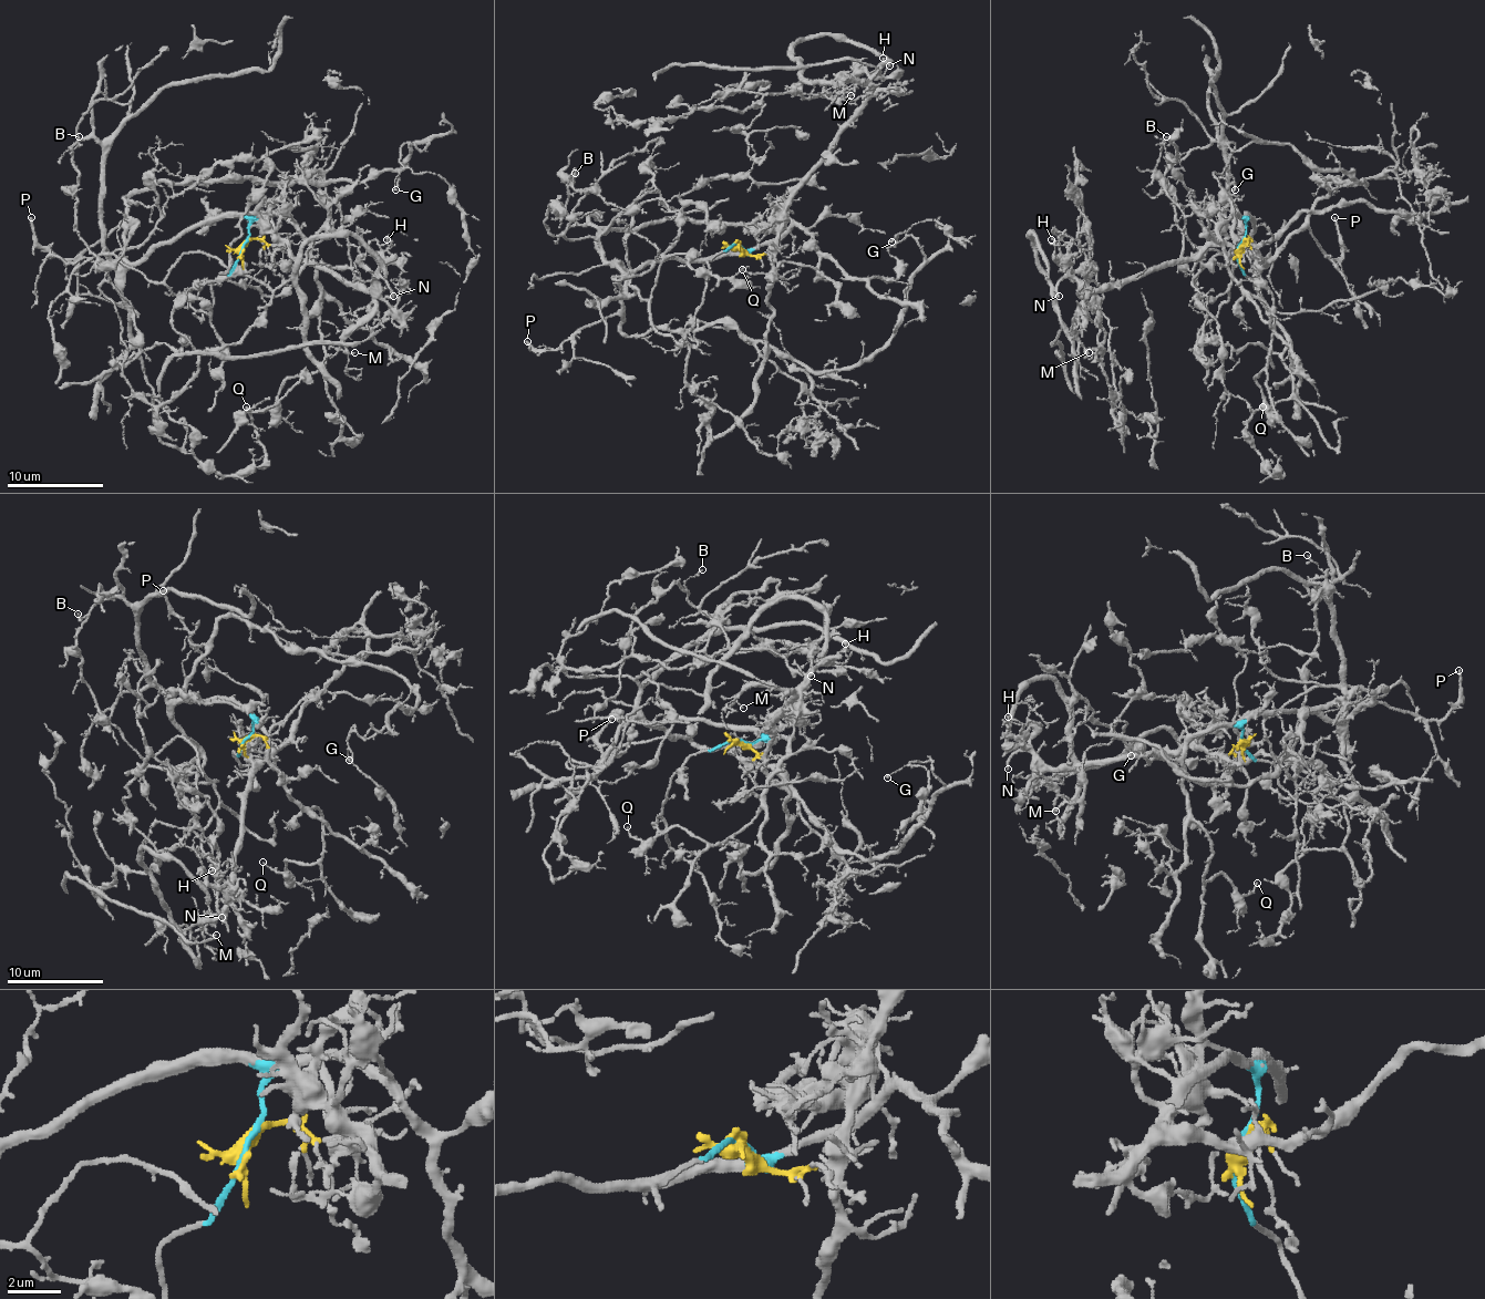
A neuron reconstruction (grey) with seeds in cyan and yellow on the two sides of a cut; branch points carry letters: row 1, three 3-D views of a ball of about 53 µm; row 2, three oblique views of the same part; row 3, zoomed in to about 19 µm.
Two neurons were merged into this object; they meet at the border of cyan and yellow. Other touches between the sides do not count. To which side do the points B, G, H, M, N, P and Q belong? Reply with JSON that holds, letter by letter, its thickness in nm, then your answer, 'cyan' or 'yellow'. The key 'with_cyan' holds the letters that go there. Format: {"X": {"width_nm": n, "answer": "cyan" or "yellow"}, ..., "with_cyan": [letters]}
{"B": {"width_nm": 140, "answer": "cyan"}, "G": {"width_nm": 140, "answer": "cyan"}, "H": {"width_nm": 120, "answer": "yellow"}, "M": {"width_nm": 110, "answer": "yellow"}, "N": {"width_nm": 220, "answer": "yellow"}, "P": {"width_nm": 190, "answer": "cyan"}, "Q": {"width_nm": 130, "answer": "cyan"}, "with_cyan": ["B", "G", "P", "Q"]}

